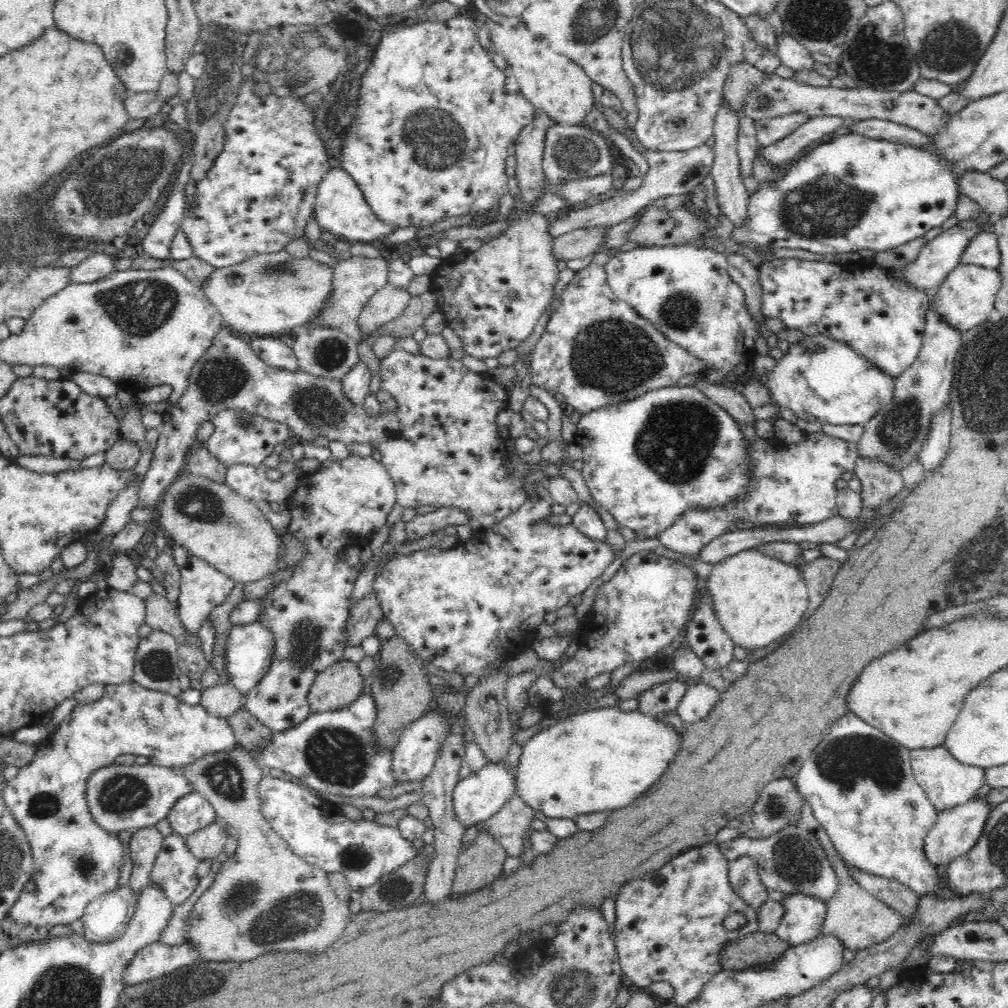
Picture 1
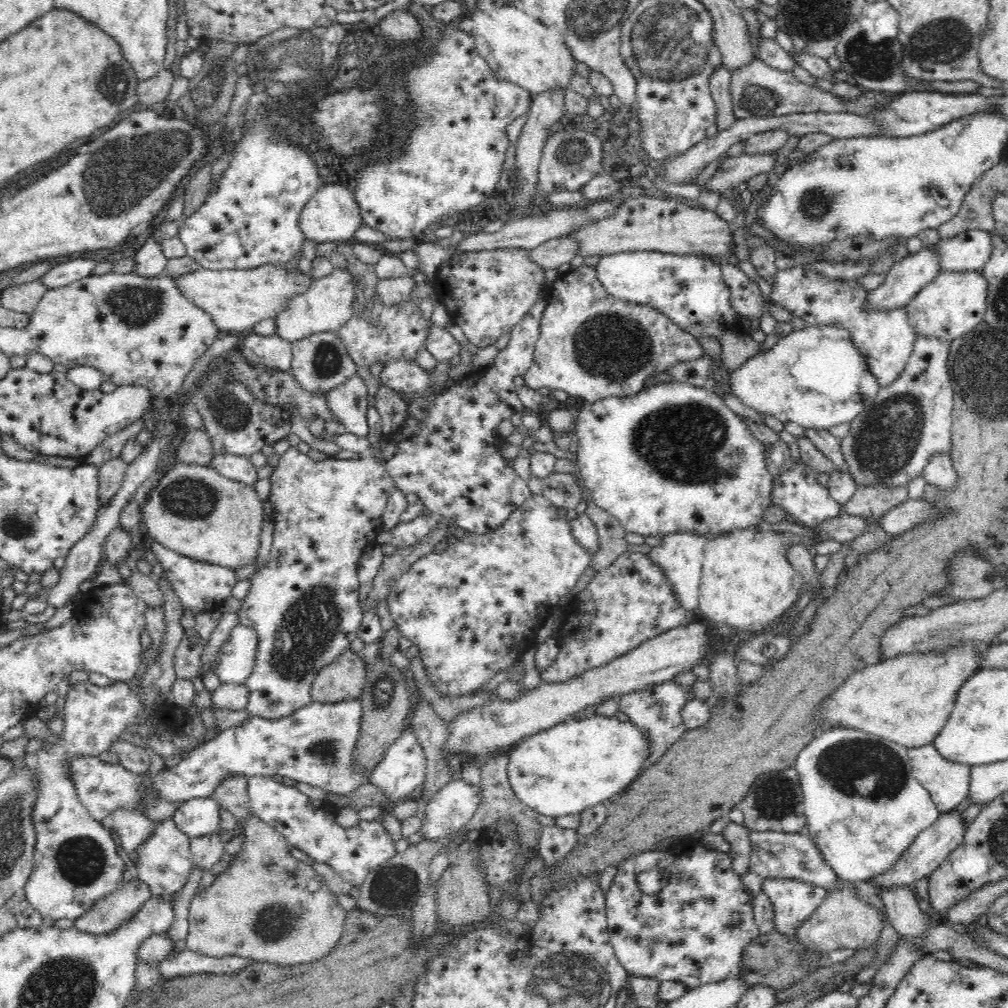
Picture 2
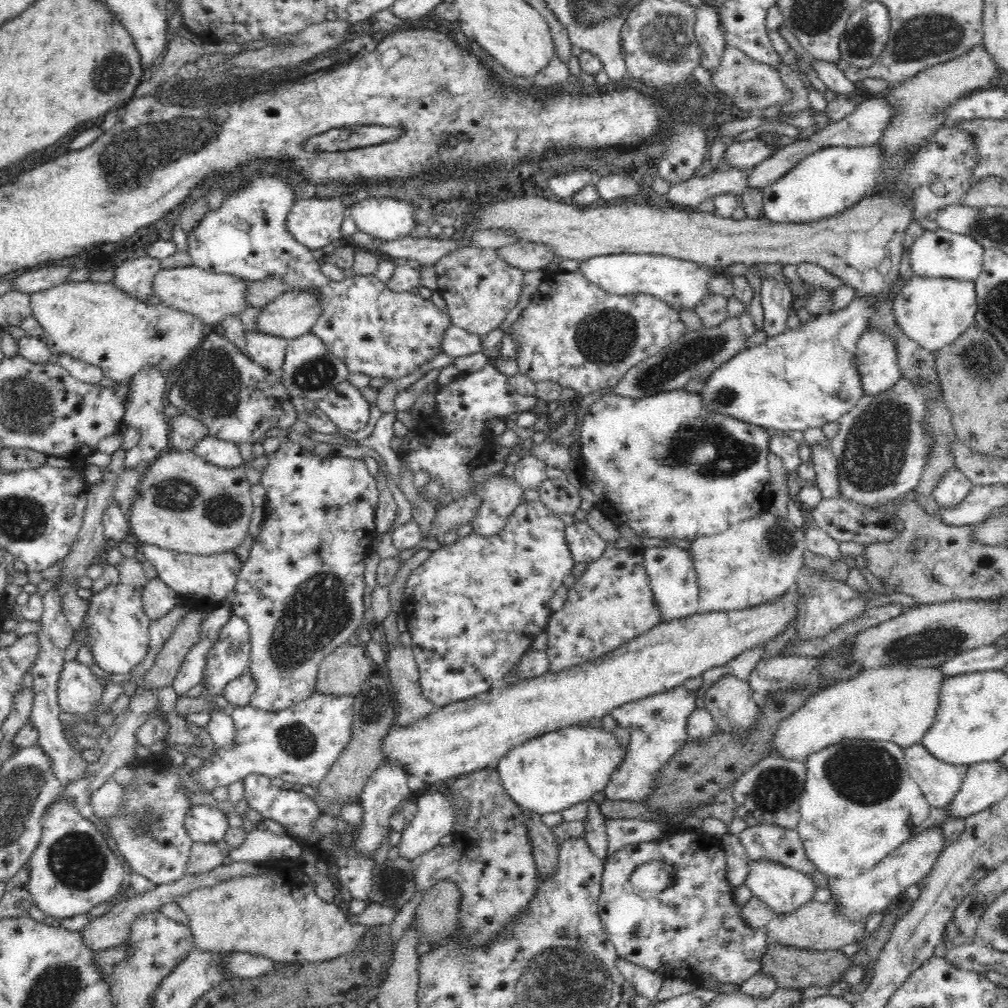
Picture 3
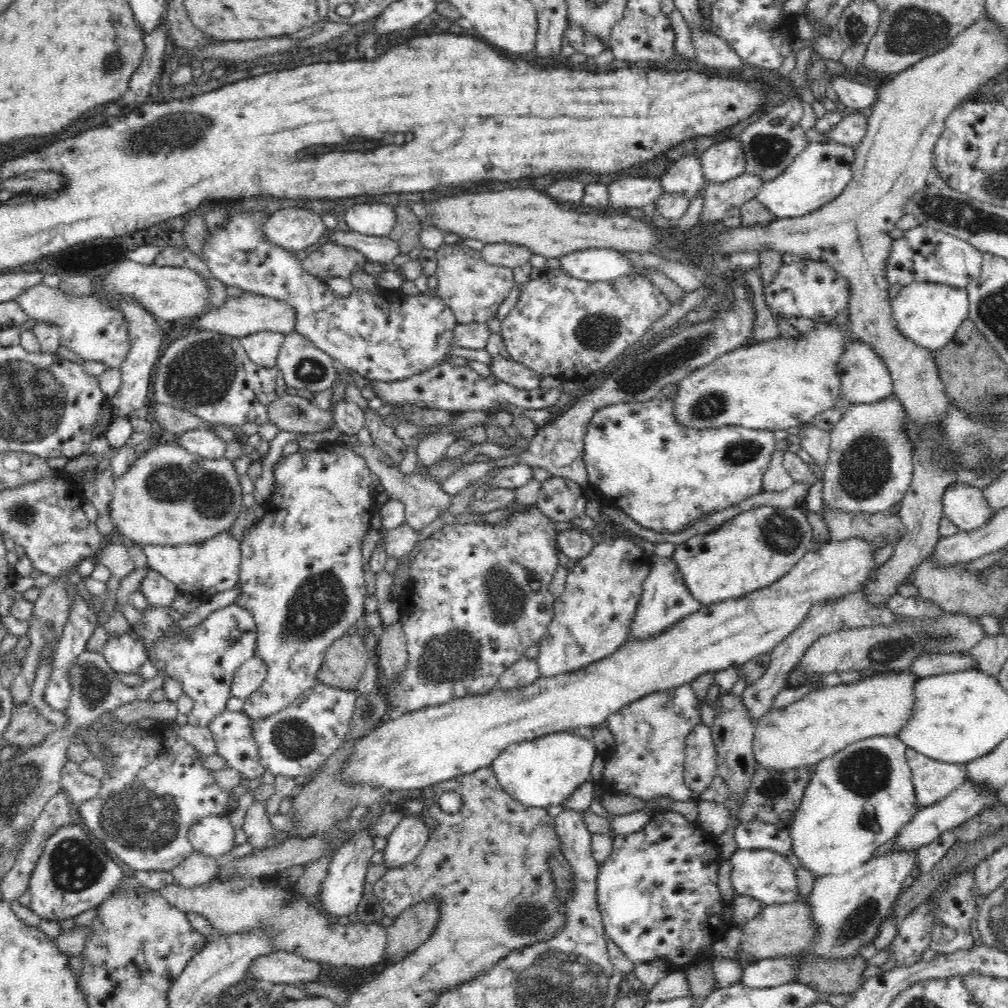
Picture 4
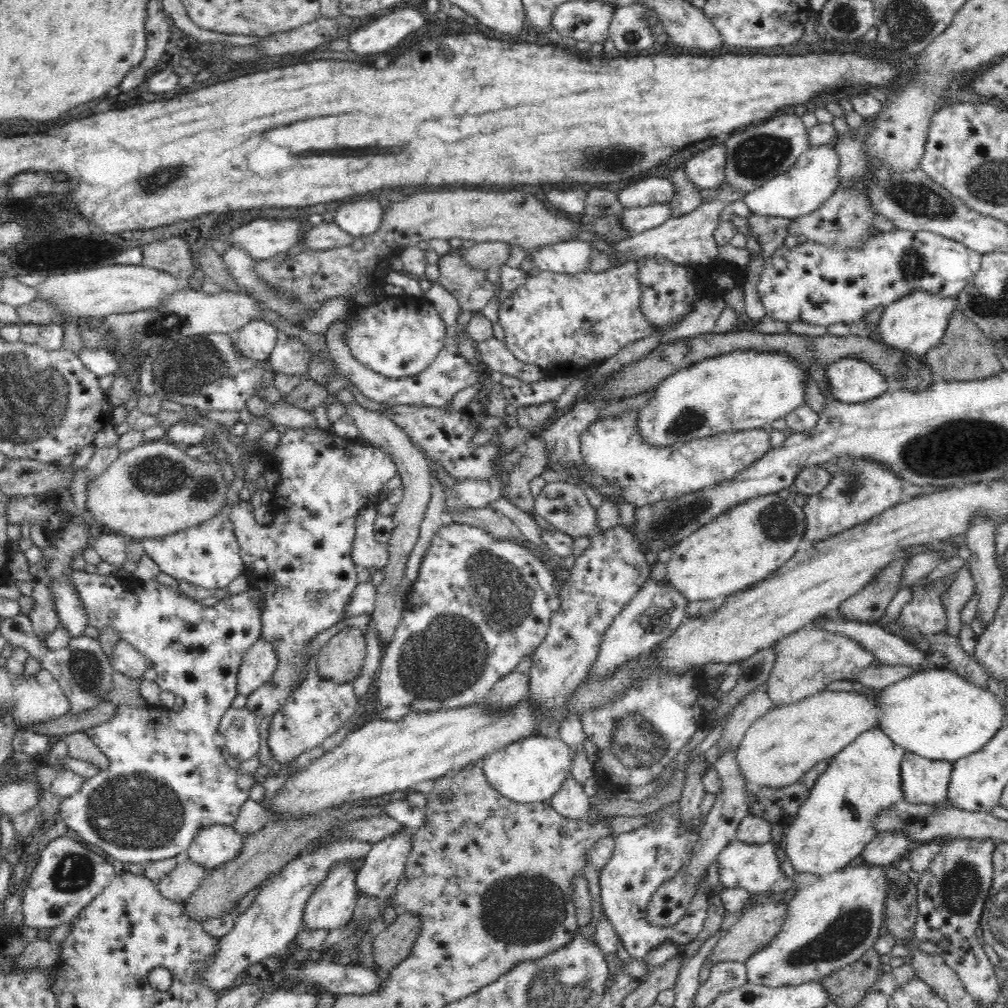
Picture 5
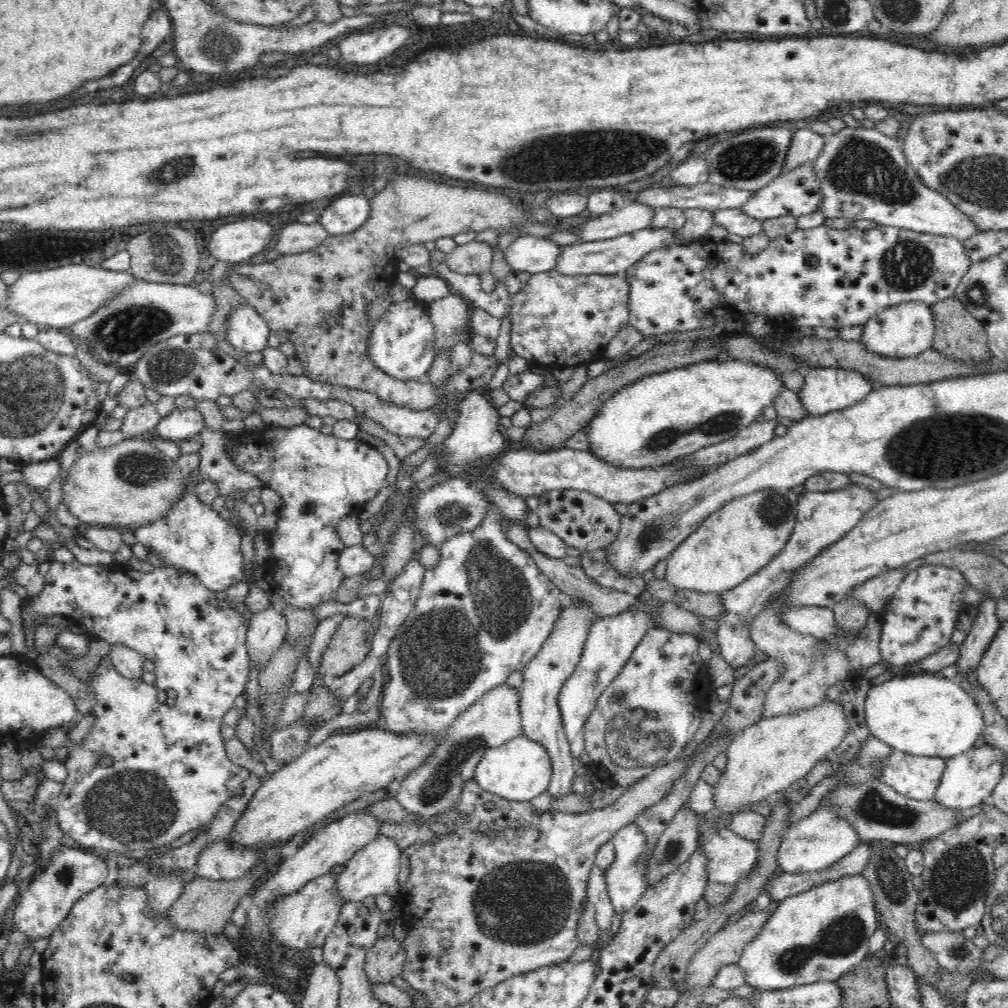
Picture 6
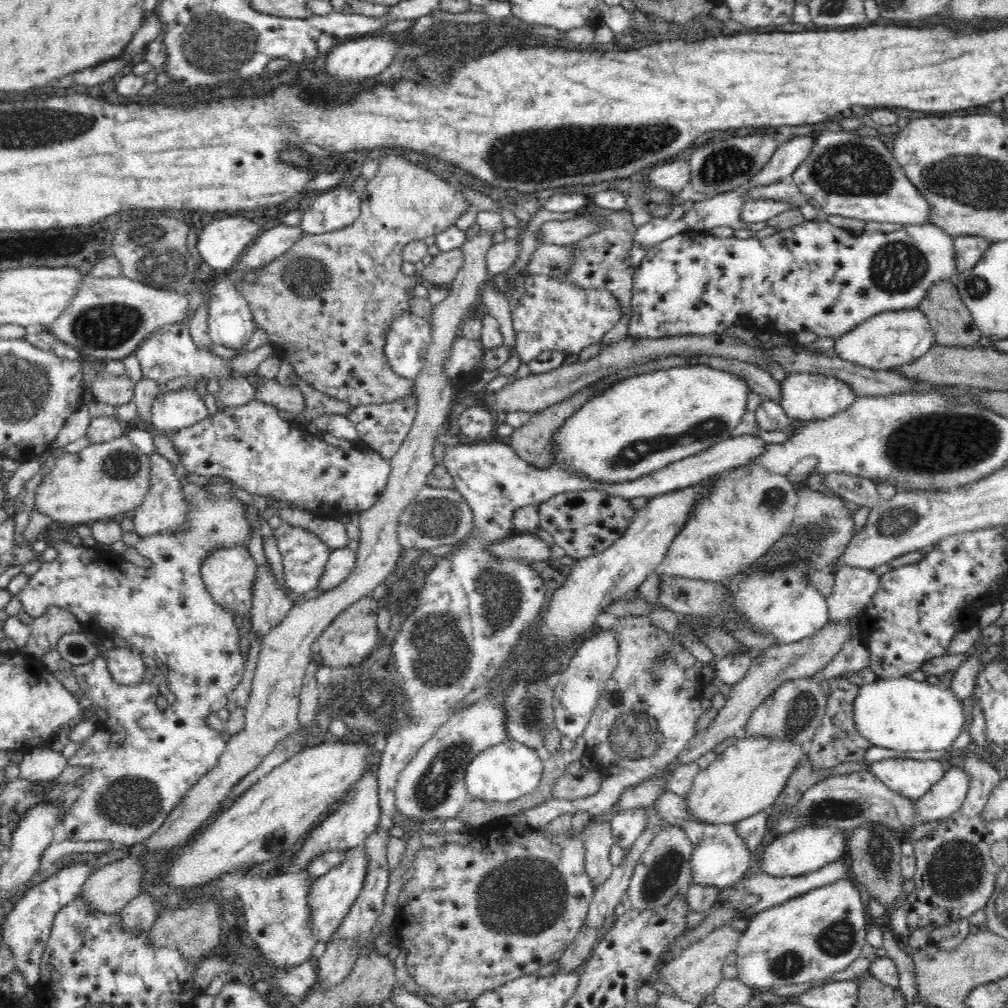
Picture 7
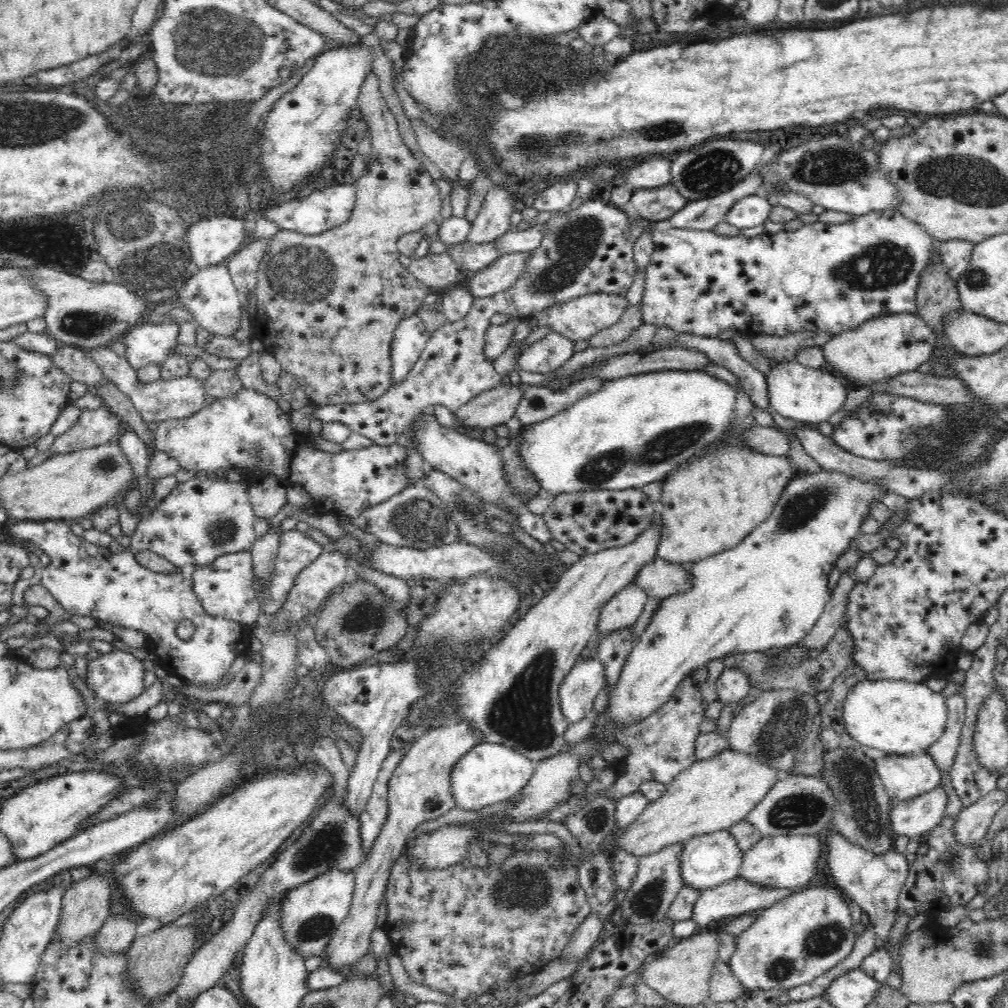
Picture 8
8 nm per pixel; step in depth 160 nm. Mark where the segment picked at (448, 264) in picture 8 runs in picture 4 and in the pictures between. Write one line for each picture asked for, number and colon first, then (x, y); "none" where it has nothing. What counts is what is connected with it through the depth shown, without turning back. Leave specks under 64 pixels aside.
4: (511, 255)
5: (484, 255)
6: (474, 257)
7: (442, 270)

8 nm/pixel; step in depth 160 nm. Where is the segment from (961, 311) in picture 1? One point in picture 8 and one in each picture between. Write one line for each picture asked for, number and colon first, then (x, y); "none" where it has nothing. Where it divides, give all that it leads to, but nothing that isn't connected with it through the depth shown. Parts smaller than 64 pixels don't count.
2: (954, 303)
3: (932, 312)
4: (929, 314)
5: (916, 323)
6: (906, 330)
7: (890, 339)
8: (887, 345)

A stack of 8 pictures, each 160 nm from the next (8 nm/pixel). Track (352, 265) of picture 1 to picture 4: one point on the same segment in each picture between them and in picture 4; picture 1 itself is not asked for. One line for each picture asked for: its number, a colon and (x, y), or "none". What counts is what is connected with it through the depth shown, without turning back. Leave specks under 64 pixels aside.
2: (327, 306)
3: (294, 313)
4: (248, 314)

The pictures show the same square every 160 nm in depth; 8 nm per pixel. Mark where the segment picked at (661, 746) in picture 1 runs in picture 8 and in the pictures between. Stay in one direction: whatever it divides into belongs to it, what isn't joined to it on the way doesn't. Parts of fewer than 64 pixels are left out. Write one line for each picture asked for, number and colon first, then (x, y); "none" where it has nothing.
2: (564, 770)
3: (551, 773)
4: (546, 771)
5: (531, 770)
6: (520, 770)
7: (511, 769)
8: (487, 774)

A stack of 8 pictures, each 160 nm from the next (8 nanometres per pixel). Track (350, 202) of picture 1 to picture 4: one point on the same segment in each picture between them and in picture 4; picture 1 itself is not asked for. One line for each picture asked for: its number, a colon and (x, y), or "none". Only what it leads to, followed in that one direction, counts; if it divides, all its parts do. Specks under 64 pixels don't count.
2: (332, 214)
3: (315, 222)
4: (293, 229)

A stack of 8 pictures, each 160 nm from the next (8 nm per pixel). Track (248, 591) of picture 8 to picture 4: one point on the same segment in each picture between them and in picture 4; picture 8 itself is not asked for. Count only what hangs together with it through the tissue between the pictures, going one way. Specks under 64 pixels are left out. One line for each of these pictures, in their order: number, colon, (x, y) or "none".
4: (202, 570)
5: (208, 555)
6: (193, 536)
7: (228, 573)

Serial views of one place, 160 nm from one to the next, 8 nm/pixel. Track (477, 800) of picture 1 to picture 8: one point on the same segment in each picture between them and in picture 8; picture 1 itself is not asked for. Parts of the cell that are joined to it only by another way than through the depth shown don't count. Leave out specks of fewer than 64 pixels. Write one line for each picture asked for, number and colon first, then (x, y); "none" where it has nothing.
2: (454, 805)
3: (435, 818)
4: (407, 841)
5: (386, 863)
6: (374, 870)
7: (331, 896)
8: (311, 913)

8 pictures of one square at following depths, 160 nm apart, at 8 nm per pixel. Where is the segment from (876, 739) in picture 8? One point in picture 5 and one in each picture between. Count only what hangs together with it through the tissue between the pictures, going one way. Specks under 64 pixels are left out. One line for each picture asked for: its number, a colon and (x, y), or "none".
5: (937, 714)
6: (928, 714)
7: (908, 715)

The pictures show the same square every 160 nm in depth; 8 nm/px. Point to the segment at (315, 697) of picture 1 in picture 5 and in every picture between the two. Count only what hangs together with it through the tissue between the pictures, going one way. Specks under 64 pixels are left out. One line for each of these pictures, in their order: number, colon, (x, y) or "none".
2: (342, 680)
3: (342, 673)
4: (345, 661)
5: (341, 660)

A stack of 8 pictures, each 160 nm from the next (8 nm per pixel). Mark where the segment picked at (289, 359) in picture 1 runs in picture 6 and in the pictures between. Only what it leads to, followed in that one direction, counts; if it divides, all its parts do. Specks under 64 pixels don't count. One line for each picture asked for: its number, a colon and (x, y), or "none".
2: (273, 352)
3: (267, 351)
4: (263, 348)
5: (257, 340)
6: (246, 330)

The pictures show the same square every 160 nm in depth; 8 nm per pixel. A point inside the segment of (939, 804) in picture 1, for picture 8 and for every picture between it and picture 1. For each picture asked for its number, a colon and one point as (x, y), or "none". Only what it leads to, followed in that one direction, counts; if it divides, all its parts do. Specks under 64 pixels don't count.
2: (948, 783)
3: (939, 781)
4: (933, 780)
5: (924, 781)
6: (917, 777)
7: (912, 776)
8: (904, 776)

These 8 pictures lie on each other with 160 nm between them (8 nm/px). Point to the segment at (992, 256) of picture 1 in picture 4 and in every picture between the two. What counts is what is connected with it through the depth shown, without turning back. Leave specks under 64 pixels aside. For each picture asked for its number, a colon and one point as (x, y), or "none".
2: (970, 250)
3: (936, 253)
4: (924, 253)

